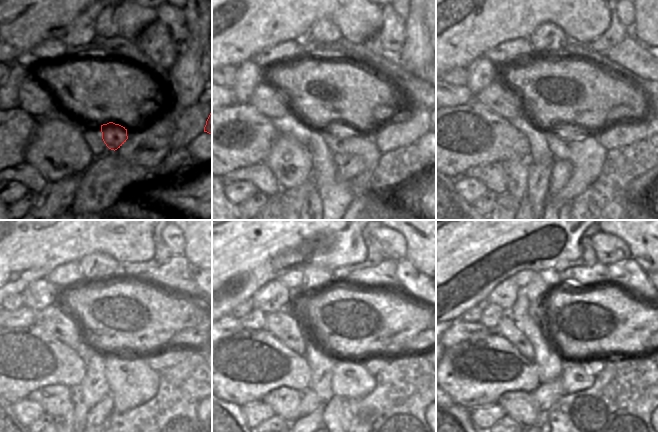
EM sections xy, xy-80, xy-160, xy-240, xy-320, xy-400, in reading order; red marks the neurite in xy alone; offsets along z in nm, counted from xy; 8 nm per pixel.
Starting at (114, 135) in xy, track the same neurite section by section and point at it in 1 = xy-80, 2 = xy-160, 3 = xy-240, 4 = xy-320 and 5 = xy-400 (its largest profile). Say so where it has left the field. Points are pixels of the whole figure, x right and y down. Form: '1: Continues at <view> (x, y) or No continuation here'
1: Continues at xy-80 (338, 142)
2: Continues at xy-160 (587, 156)
3: Continues at xy-240 (131, 382)
4: Continues at xy-320 (350, 379)
5: Continues at xy-400 (574, 377).

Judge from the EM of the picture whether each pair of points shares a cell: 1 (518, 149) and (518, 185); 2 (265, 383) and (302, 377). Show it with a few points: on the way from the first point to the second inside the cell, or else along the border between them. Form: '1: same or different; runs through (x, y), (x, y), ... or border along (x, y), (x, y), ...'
1: different; border along (502, 162), (522, 160), (528, 165)
2: same; runs through (274, 377), (293, 377)

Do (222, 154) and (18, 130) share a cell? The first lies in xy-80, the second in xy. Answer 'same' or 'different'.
same

